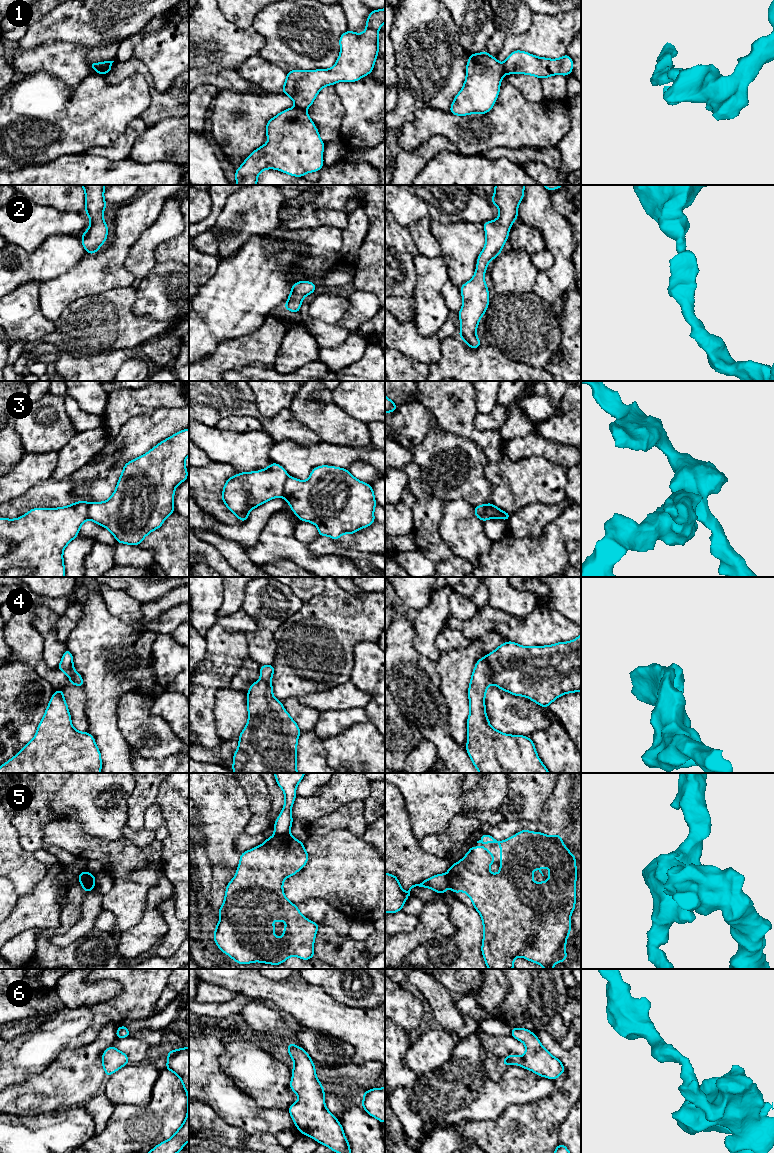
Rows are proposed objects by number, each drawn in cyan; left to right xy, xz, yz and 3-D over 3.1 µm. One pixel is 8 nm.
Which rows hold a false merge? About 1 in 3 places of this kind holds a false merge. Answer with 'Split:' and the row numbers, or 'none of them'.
Split: 1, 3, 5

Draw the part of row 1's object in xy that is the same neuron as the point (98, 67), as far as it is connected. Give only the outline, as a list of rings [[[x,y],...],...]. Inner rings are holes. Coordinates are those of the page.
[[[104,61],[101,63],[94,63],[94,62],[90,62],[89,65],[94,69],[94,71],[96,73],[100,73],[102,74],[102,72],[104,71],[104,68],[109,64],[109,63],[113,63],[114,61]]]

